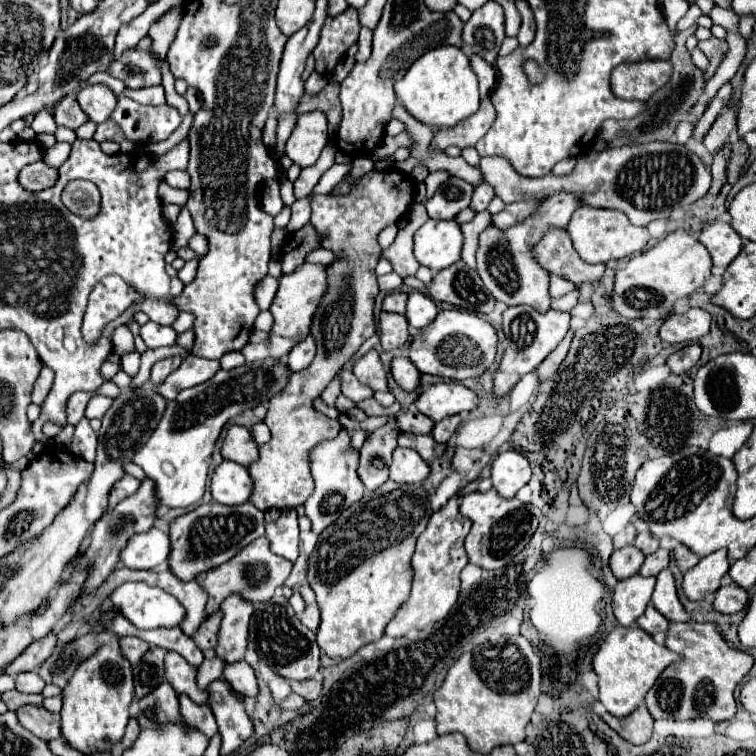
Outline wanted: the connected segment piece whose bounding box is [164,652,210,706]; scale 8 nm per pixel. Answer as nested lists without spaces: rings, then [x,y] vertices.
[[[168,652],[166,654],[164,666],[166,666],[166,680],[172,684],[172,688],[176,690],[176,694],[186,694],[198,706],[204,706],[204,704],[210,702],[208,690],[202,690],[196,684],[196,670],[198,670],[196,666],[188,664],[176,652]]]

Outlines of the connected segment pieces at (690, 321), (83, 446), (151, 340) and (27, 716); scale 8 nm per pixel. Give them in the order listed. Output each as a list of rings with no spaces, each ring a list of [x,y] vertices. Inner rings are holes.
[[[690,308],[684,314],[672,314],[666,318],[666,322],[660,326],[658,334],[664,342],[680,344],[680,342],[692,342],[708,334],[710,330],[710,314],[702,308]]]
[[[82,418],[76,426],[72,440],[72,454],[84,458],[86,462],[94,462],[96,458],[96,432],[90,428],[88,418]]]
[[[148,322],[140,330],[142,340],[146,342],[148,348],[158,348],[158,346],[174,346],[176,344],[176,330],[170,326],[160,326],[156,322]]]
[[[22,706],[16,710],[16,716],[18,722],[38,738],[54,740],[60,736],[60,716],[50,714],[42,706]]]

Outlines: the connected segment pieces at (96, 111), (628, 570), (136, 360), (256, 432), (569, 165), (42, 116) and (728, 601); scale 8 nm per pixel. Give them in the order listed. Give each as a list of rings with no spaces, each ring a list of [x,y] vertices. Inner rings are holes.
[[[90,84],[76,92],[76,100],[88,118],[96,124],[104,122],[116,108],[116,94],[104,84]]]
[[[628,546],[628,548],[620,548],[612,552],[610,570],[618,580],[624,580],[638,574],[642,562],[644,562],[644,554],[640,554],[636,546]]]
[[[132,352],[132,354],[126,354],[122,356],[122,370],[134,378],[138,374],[138,368],[140,368],[140,354],[138,352]]]
[[[258,422],[258,424],[252,426],[252,436],[254,436],[254,440],[256,440],[258,444],[264,444],[264,442],[268,442],[268,438],[270,438],[270,430],[268,430],[268,426],[266,426],[264,422]]]
[[[564,158],[564,160],[560,160],[560,162],[552,168],[552,172],[550,172],[550,174],[566,176],[566,174],[570,174],[570,172],[574,170],[574,166],[576,166],[576,158]]]
[[[40,110],[40,112],[34,116],[30,128],[32,128],[36,134],[54,134],[54,132],[56,132],[56,122],[54,122],[52,114],[48,114],[48,110]]]
[[[728,584],[716,592],[714,610],[722,614],[736,614],[746,606],[746,602],[748,602],[746,590],[740,590],[736,584]]]

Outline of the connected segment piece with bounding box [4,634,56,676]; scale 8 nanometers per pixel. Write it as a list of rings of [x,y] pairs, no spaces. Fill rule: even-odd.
[[[52,634],[52,638],[44,638],[40,642],[34,642],[32,646],[28,646],[28,650],[24,650],[24,654],[20,658],[16,658],[16,662],[12,662],[8,666],[8,670],[4,670],[10,676],[16,676],[20,672],[36,672],[38,668],[42,668],[42,664],[46,662],[44,658],[52,656],[56,646],[56,636]]]

